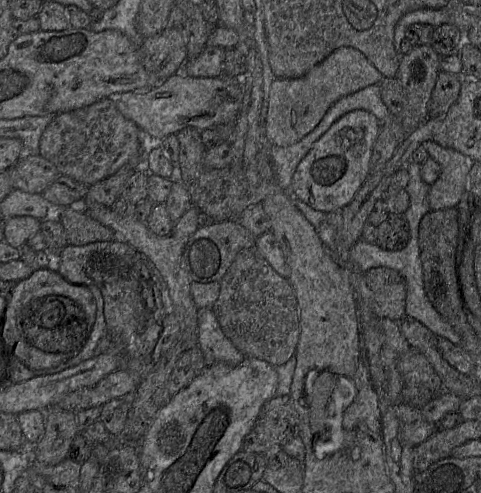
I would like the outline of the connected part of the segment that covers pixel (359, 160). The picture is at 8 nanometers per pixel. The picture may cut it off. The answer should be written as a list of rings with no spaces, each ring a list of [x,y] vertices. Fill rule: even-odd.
[[[353,110],[339,118],[297,166],[290,195],[318,211],[342,211],[370,173],[370,159],[379,128],[380,121],[366,110]]]

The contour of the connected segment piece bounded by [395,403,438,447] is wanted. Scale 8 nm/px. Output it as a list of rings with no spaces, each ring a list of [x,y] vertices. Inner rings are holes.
[[[398,403],[395,411],[400,421],[402,439],[411,447],[416,447],[438,429],[438,424],[427,421],[419,408]]]

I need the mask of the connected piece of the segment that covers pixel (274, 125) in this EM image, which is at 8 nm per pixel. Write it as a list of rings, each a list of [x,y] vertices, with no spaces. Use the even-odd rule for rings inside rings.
[[[340,47],[300,78],[276,78],[269,93],[265,138],[278,147],[290,146],[308,135],[339,99],[367,86],[380,84],[384,76],[359,50]]]

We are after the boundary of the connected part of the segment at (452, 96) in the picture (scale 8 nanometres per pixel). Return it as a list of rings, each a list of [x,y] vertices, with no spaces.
[[[440,71],[428,103],[428,118],[445,114],[457,101],[461,87],[461,76]]]

